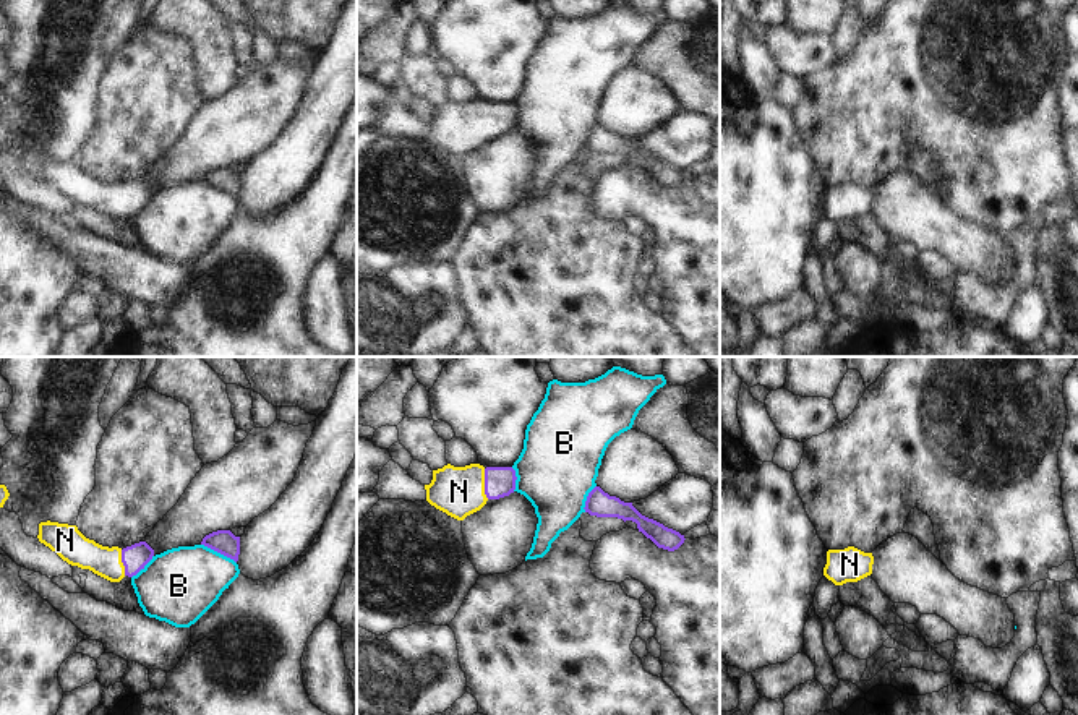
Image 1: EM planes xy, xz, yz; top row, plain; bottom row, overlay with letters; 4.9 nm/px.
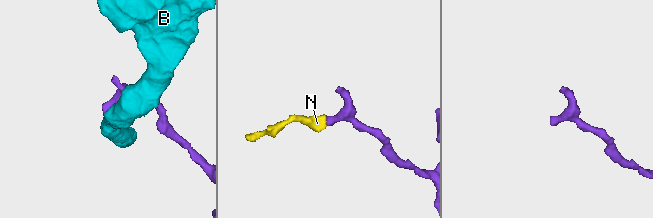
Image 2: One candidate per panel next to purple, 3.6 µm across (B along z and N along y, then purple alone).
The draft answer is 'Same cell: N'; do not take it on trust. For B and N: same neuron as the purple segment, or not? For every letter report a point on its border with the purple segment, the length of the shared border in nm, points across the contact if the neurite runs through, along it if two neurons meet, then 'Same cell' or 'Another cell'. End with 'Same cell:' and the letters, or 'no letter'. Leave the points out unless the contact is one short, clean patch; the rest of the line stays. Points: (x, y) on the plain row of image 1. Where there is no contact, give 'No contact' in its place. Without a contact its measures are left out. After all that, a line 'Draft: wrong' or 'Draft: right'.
B: Touches purple at xy (219, 188). Shared border 200 nm. Another cell
N: Touches purple at xz (485, 120). Shared border 150 nm. Path across: xz (500, 119), (485, 120), (459, 128). Same cell
Same cell: N
Draft: right

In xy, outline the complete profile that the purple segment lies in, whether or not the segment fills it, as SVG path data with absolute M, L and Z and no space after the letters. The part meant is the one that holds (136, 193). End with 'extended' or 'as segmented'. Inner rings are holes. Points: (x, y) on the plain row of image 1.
M50 157L39 161L37 175L68 201L89 206L110 219L136 212L154 193L154 186L146 178L123 186L109 185L86 175L76 162Z; extended

